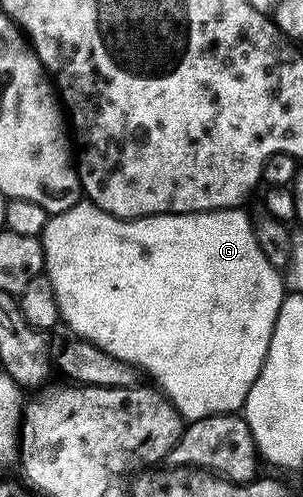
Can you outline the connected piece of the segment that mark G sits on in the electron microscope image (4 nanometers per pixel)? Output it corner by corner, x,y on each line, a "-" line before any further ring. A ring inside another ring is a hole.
80,202
75,204
69,210
64,212
54,213
48,219
47,225
43,227
43,235
41,237
43,242
43,263
45,265
45,274
53,282
53,290
57,294
57,306
59,307
59,315
62,323
68,324
72,328
76,337
82,338
86,341
90,341
99,347
103,351
107,351
109,354
116,356
124,363
134,366
136,369
148,372
157,385
158,391
162,392
164,396
170,400
171,405
179,411
180,416
184,421
190,422
193,420
204,420
210,416
222,416
224,414
235,414
242,409
244,402
247,400
249,390
253,386
253,382
257,378
257,374
261,370
261,366
265,362
267,357
267,351
269,350
269,342
271,341
271,335
275,329
275,323
277,322
277,314
279,308
283,305
283,298
285,295
285,280
281,275
280,269
277,269
271,265
269,258
265,258
265,254
261,254
261,246
257,246
257,238
255,237
255,226
252,217
247,217
243,210
239,208
221,208
218,212
167,212
163,216
141,216
138,220
124,220
117,216
111,216
107,212
102,212
98,206
90,202

